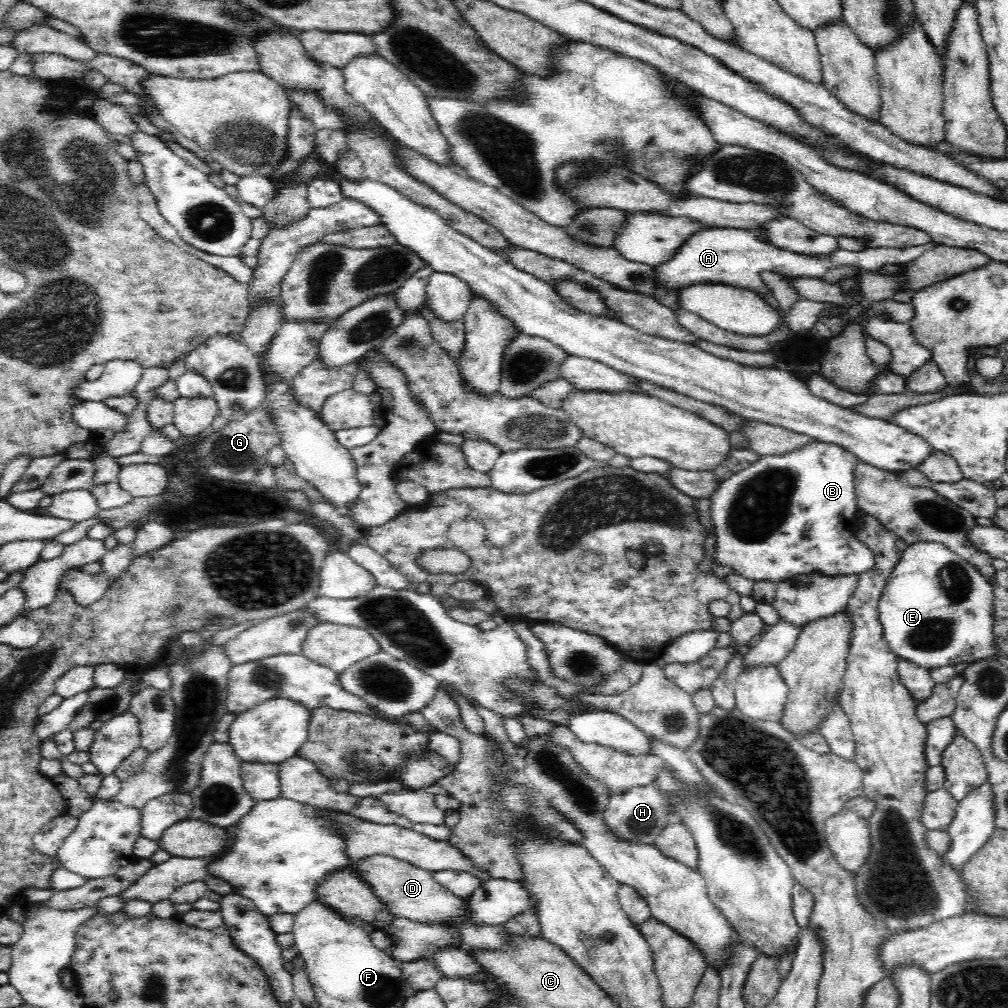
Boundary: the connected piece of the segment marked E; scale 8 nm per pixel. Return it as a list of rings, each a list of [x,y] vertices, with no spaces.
[[[937,542],[907,545],[879,600],[879,621],[894,654],[929,671],[998,656],[1001,650],[992,631],[993,611],[991,582],[959,554]]]

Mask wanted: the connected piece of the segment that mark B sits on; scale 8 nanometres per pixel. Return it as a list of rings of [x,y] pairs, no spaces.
[[[813,439],[810,444],[796,448],[794,452],[788,454],[770,454],[770,456],[760,455],[760,460],[756,460],[756,464],[752,463],[748,468],[732,474],[728,480],[719,484],[716,492],[709,497],[710,512],[712,526],[716,535],[715,560],[716,567],[729,568],[734,574],[739,574],[748,580],[758,582],[758,580],[773,580],[774,582],[782,582],[786,578],[794,578],[794,576],[812,574],[819,572],[828,576],[842,576],[842,574],[860,575],[863,572],[871,571],[875,567],[875,554],[860,540],[857,540],[854,531],[857,505],[855,493],[855,466],[858,458],[852,453],[840,448],[837,444],[830,444],[823,440]]]

